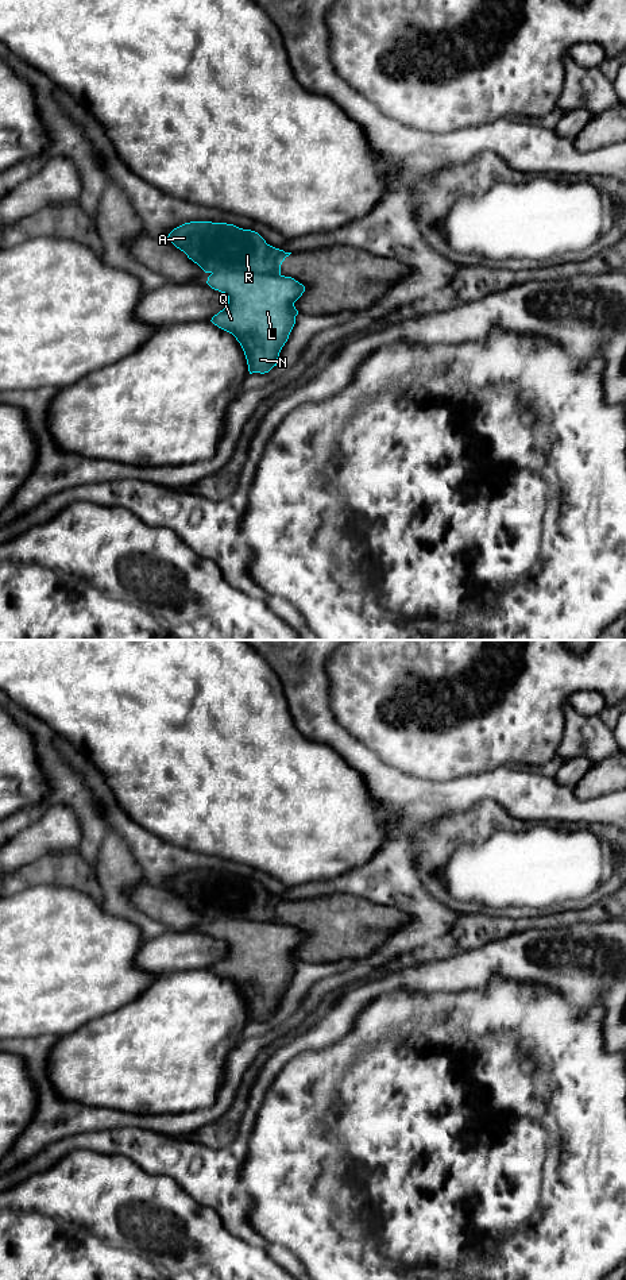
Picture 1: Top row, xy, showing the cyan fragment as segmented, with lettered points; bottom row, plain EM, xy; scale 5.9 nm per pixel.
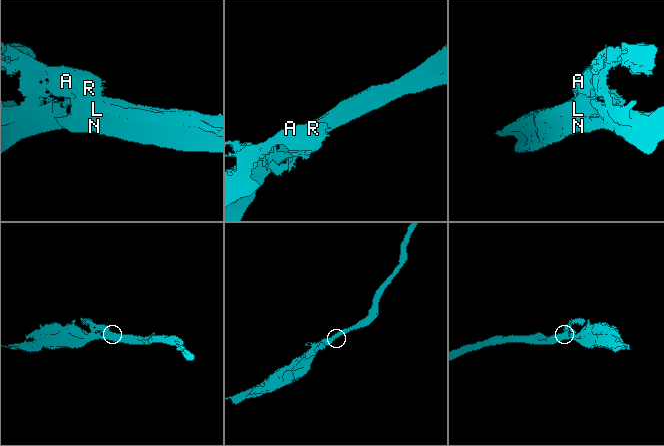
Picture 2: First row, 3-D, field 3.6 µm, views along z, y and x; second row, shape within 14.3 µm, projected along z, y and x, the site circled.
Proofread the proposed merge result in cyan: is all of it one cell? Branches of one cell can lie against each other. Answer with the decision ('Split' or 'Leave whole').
Split

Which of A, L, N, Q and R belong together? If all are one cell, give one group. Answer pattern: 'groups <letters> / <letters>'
groups A R / L N Q

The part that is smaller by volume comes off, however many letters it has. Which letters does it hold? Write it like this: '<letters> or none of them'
A, R

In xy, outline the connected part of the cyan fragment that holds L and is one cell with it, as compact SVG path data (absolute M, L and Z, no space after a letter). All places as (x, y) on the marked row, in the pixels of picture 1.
M239 270L212 273L206 284L228 296L225 308L215 315L210 321L232 334L240 343L250 374L268 373L277 366L279 352L295 324L298 311L294 302L302 296L305 286L291 277Z

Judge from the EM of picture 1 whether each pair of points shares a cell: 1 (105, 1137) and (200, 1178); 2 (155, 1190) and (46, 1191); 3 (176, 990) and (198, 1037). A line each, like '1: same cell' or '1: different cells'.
1: same cell
2: same cell
3: same cell

